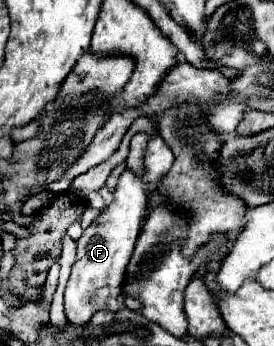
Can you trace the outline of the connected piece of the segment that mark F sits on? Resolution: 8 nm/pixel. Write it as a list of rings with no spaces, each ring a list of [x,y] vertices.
[[[152,135],[150,141],[148,141],[148,149],[146,149],[146,175],[136,177],[132,171],[126,169],[122,173],[120,181],[118,181],[118,187],[116,187],[116,193],[114,193],[114,203],[108,205],[98,217],[100,225],[90,225],[84,231],[84,235],[76,241],[76,245],[78,245],[76,261],[72,265],[68,287],[66,287],[66,293],[64,293],[64,315],[72,325],[82,327],[82,325],[90,323],[92,315],[100,309],[104,309],[104,311],[118,311],[120,309],[118,297],[122,295],[122,279],[126,277],[126,263],[130,261],[130,255],[134,251],[134,243],[136,243],[138,233],[140,233],[140,221],[142,221],[142,215],[146,211],[146,199],[148,199],[150,191],[156,191],[158,181],[168,173],[172,163],[174,163],[174,155],[172,155],[170,147],[160,139],[160,135]]]

